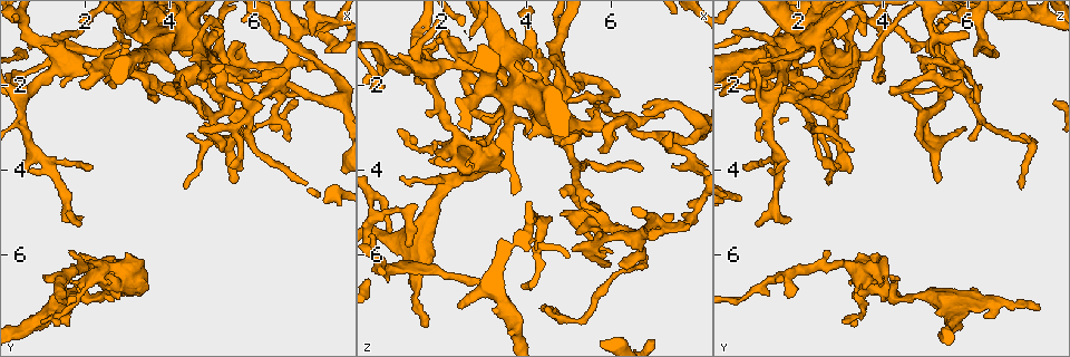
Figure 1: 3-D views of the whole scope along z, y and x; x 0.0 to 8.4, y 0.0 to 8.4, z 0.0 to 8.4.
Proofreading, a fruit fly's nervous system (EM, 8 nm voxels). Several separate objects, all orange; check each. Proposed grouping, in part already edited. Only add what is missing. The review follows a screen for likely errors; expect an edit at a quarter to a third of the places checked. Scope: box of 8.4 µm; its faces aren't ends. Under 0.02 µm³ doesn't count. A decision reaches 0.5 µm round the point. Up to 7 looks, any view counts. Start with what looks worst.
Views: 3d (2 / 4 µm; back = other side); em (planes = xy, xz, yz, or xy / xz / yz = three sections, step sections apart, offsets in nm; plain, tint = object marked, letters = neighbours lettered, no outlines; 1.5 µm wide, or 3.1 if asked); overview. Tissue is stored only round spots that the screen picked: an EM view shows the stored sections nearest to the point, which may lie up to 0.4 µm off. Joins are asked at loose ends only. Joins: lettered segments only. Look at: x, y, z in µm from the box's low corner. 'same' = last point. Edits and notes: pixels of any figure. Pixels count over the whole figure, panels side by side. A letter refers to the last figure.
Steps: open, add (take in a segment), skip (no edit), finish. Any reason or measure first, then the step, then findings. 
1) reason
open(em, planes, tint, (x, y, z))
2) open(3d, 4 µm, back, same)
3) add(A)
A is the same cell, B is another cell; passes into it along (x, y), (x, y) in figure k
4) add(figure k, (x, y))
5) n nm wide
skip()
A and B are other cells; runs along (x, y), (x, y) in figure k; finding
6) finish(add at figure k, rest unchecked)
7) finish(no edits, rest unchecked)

free end
open(3d, 4 µm, (6.70, 1.90, 2.55))

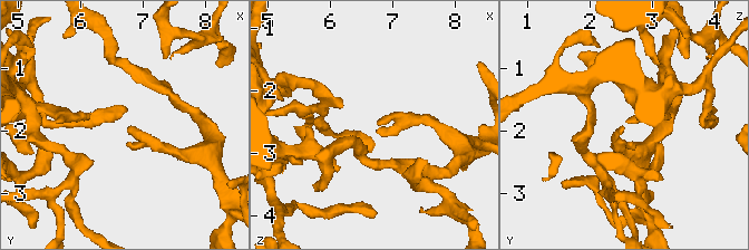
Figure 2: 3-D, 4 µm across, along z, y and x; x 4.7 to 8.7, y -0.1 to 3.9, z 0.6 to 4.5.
shape alone is not enough
open(em, planes, letters, (6.75, 1.95, 2.50))

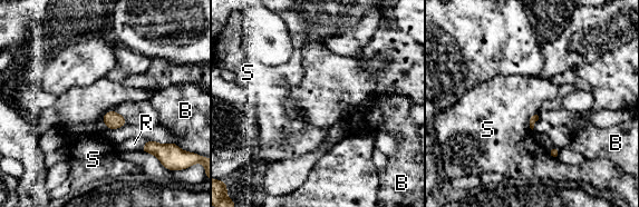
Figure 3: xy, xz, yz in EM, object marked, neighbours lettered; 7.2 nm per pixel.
skip()
B, R and S are other cells; border along (536, 114), (530, 119), (532, 130) in figure 3; no lettered segment goes on from it

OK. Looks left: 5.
free end
open(em, planes, letters, (1.60, 5.85, 2.70))

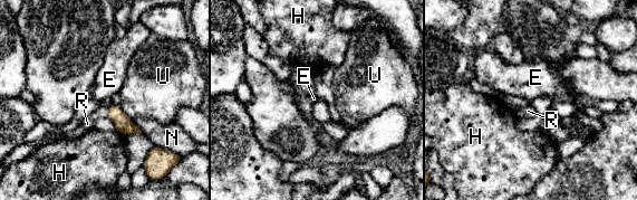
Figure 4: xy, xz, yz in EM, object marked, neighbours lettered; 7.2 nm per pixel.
add(R)
R is the same cell, E, H, N and U are other cells; passes into it along (124, 124), (108, 112), (87, 124) in figure 4; it goes on there

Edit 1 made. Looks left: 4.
open(overview)

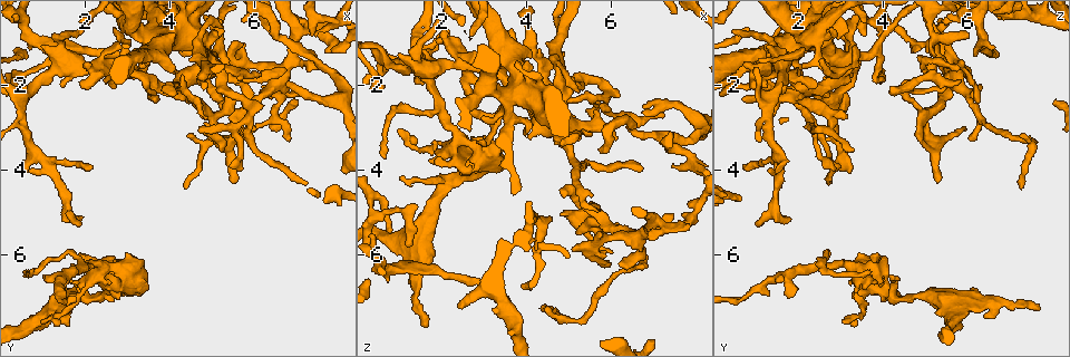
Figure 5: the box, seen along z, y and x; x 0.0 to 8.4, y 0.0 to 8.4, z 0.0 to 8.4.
branch stops here
open(3d, 2 µm, (1.90, 5.30, 1.00))

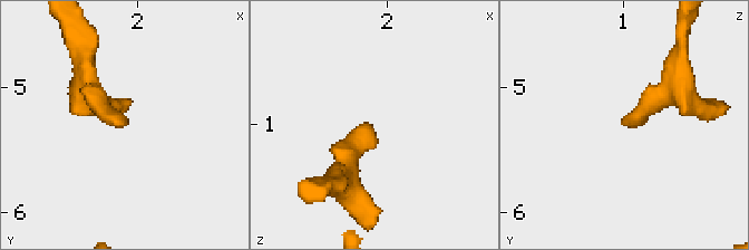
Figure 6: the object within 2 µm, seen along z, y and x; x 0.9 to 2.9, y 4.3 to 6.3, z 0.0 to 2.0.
need the tissue
open(em, planes, letters, (1.92, 5.30, 1.04))

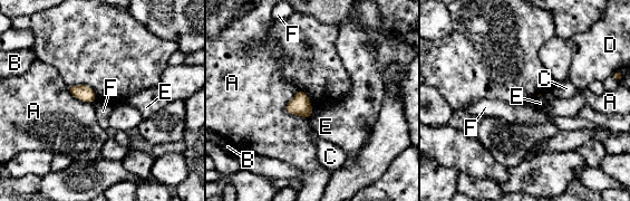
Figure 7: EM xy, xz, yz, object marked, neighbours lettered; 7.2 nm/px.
skip()
A, B, C, D, E and F are other cells; border along (96, 98), (91, 103) in figure 7; none of them fits

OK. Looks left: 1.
finish(add at figure 4, rest unchecked)

